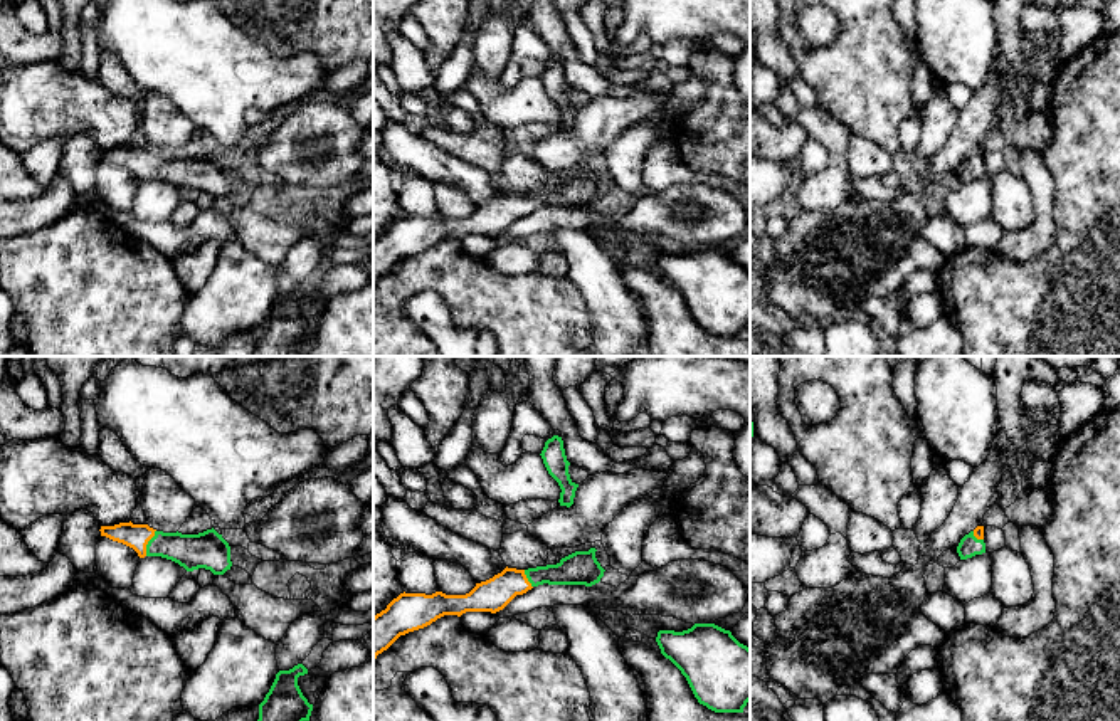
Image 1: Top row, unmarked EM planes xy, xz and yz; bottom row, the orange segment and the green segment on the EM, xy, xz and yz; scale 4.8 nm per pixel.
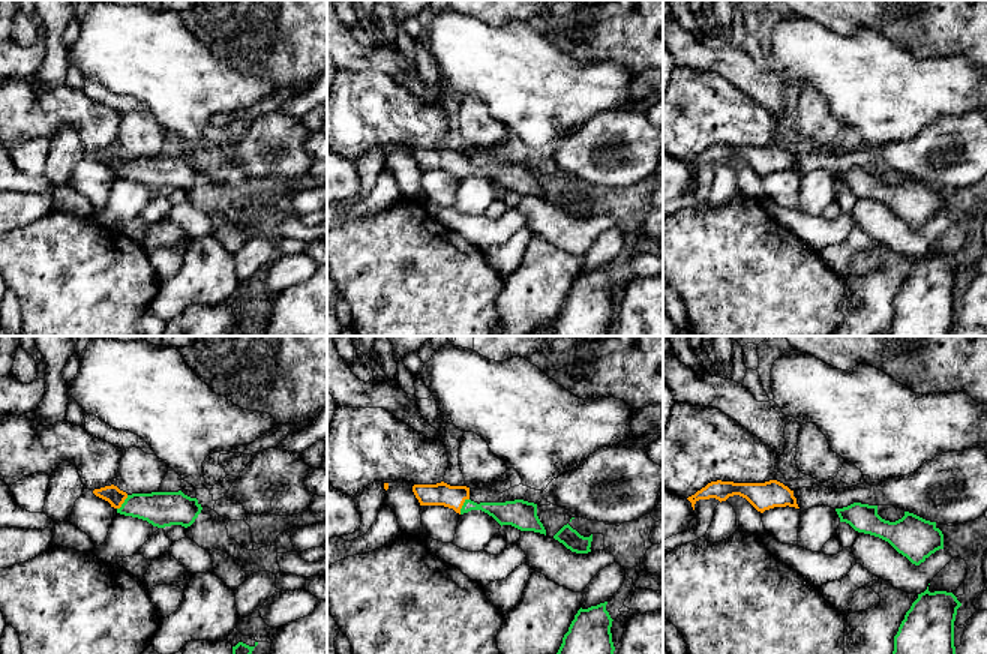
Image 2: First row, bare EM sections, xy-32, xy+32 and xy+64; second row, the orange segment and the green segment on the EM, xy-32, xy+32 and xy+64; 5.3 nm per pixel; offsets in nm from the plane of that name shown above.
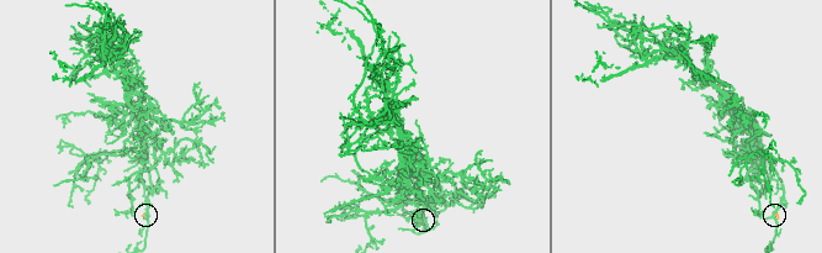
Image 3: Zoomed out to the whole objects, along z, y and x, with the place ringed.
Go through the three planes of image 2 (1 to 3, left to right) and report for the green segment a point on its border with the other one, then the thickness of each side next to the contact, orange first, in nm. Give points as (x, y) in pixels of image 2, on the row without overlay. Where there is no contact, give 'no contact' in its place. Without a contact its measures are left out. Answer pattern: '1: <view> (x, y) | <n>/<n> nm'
1: xy-32 (123, 165) | 90/190 nm
2: xy+32 (462, 168) | 130/130 nm
3: no contact

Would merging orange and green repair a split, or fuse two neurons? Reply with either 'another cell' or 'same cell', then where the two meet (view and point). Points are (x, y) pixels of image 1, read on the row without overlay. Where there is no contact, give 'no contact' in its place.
same cell; meets orange in xy at (147, 167)

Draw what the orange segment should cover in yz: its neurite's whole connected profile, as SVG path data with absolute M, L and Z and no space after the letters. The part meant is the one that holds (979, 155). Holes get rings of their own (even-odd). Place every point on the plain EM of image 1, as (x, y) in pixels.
M977 150L974 155L965 158L957 170L957 176L960 183L985 176L984 150Z

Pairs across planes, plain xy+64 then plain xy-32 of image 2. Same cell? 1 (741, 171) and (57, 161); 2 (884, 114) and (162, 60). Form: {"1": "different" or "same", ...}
{"1": "same", "2": "same"}

